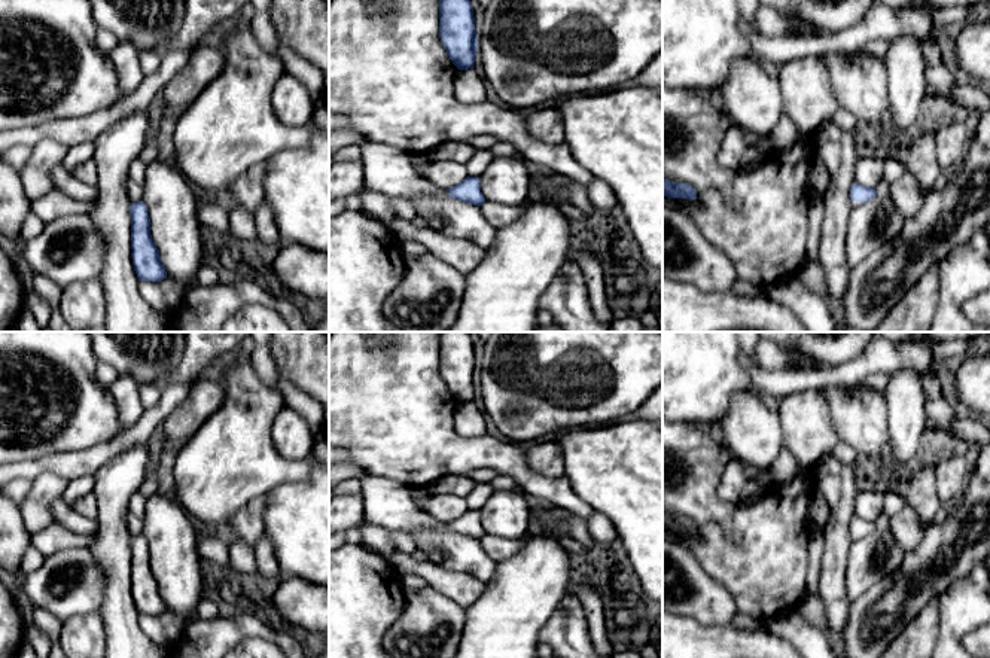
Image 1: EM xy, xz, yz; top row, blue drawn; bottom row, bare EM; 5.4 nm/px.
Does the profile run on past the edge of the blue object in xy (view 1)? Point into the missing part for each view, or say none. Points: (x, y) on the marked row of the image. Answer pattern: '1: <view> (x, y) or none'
1: none

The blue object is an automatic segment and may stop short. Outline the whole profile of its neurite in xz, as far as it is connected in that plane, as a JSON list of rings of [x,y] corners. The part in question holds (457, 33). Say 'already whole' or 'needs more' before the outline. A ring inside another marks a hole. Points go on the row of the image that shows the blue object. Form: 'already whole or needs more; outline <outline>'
already whole; outline [[[439,0],[439,37],[459,70],[473,68],[478,34],[469,0]]]

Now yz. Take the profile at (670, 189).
already whole; outline [[[662,177],[662,195],[667,198],[695,199],[697,191],[688,183],[674,183]]]

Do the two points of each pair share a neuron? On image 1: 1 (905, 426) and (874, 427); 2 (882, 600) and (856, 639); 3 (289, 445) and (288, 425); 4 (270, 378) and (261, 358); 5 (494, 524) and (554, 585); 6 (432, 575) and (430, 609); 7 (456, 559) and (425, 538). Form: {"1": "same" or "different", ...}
{"1": "different", "2": "same", "3": "same", "4": "same", "5": "different", "6": "different", "7": "same"}

